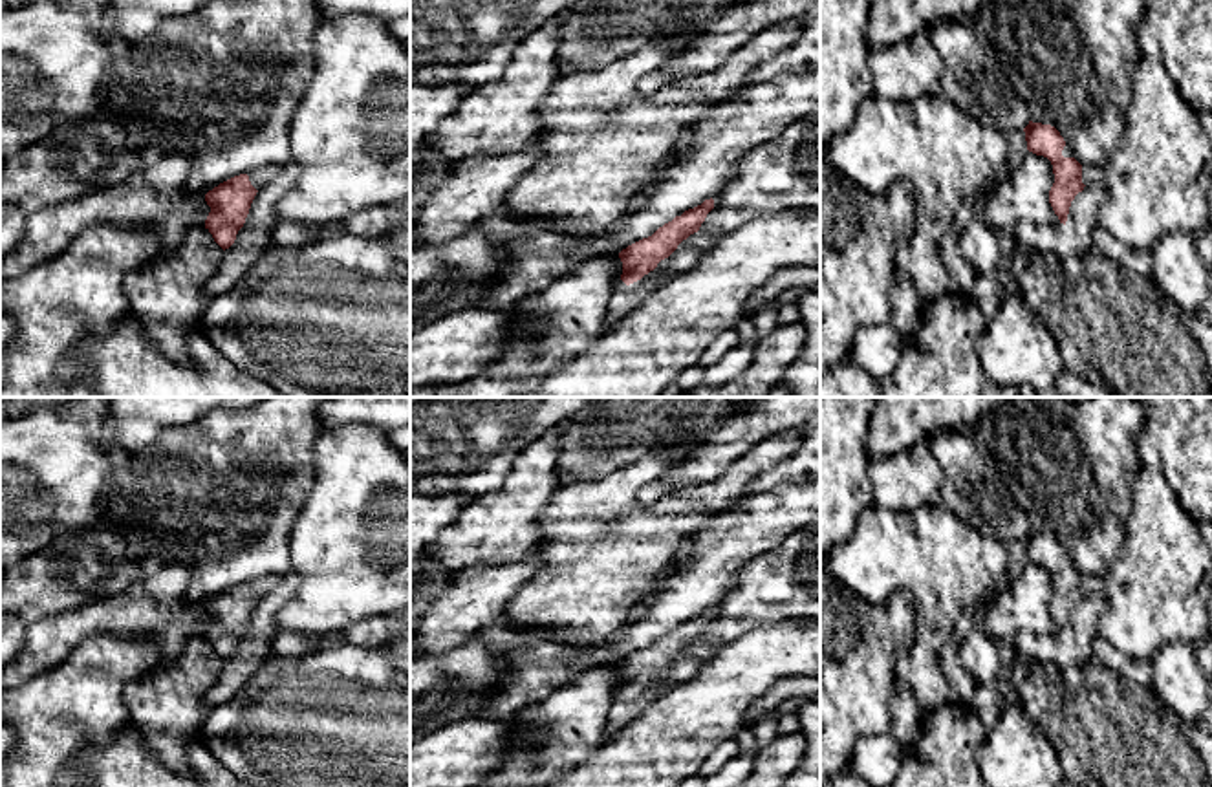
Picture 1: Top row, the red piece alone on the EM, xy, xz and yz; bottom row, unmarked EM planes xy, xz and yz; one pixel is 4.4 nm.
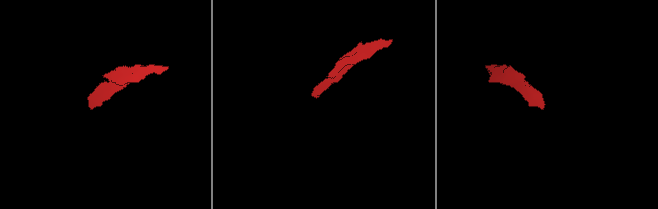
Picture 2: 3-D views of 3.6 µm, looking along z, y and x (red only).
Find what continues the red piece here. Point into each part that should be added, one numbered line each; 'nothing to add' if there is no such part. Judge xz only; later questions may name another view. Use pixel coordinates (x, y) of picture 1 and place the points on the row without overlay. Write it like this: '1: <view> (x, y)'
1: xz (623, 711)

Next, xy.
1: xy (259, 588)

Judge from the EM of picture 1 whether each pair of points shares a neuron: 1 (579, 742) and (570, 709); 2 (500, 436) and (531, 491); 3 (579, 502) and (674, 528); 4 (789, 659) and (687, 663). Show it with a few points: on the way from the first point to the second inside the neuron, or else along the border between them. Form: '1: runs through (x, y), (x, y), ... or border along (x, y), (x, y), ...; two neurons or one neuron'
1: runs through (572, 734), (570, 716); one neuron
2: border along (546, 431), (515, 456), (504, 482), (487, 493); two neurons
3: runs through (601, 526), (650, 528); one neuron
4: border along (735, 637), (722, 643), (689, 678), (667, 689); two neurons

